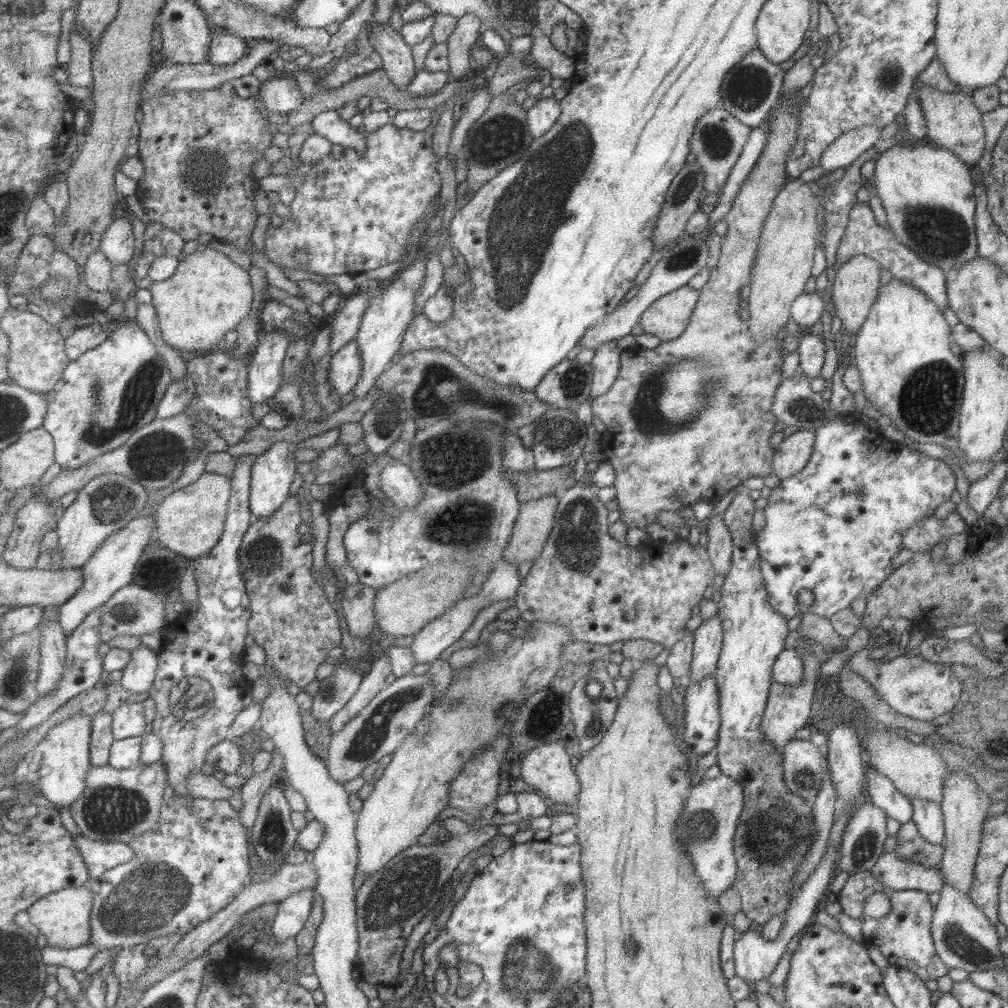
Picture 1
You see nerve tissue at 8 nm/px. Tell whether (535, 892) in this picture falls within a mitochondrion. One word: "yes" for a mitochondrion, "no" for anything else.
no

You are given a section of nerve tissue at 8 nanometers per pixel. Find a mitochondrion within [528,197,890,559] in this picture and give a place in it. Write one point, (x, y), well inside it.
(647, 413)

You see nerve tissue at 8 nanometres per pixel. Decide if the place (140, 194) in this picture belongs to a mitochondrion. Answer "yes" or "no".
no

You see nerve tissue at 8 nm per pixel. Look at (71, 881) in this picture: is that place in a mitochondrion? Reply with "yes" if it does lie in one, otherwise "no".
no

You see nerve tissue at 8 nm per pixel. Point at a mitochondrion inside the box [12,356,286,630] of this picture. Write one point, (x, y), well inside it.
(99, 429)

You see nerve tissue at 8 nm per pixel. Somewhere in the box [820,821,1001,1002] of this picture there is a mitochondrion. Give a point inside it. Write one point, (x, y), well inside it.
(954, 938)

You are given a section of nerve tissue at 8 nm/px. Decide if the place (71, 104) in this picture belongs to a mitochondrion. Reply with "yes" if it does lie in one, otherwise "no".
no

